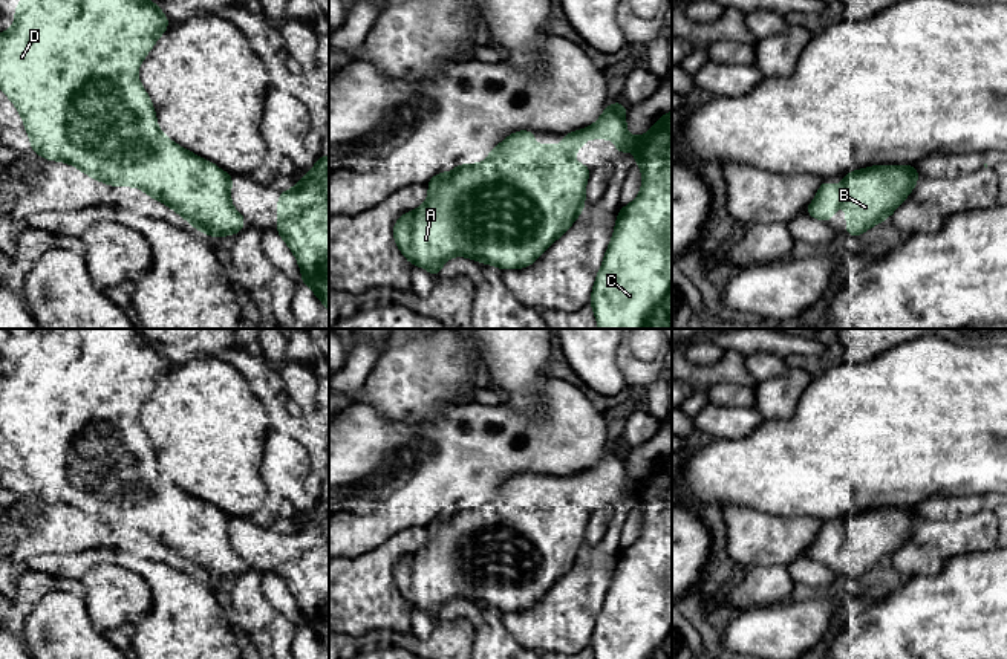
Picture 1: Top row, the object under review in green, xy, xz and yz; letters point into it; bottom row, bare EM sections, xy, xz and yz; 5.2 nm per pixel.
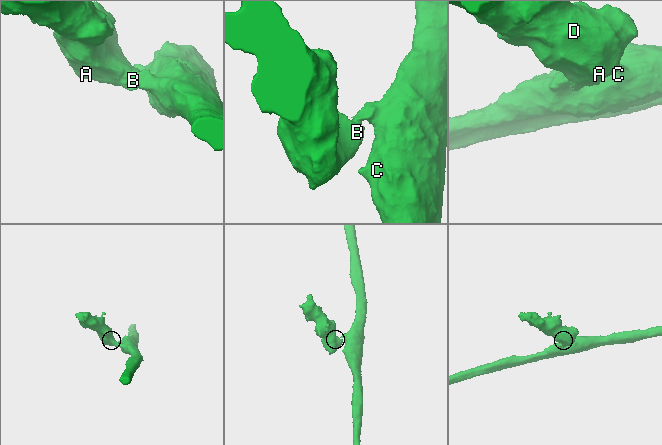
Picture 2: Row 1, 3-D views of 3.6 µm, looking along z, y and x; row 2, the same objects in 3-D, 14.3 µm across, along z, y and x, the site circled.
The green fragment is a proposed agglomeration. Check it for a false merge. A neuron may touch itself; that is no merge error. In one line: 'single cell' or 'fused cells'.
single cell

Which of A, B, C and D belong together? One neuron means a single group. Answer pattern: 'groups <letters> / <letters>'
groups A B C D

